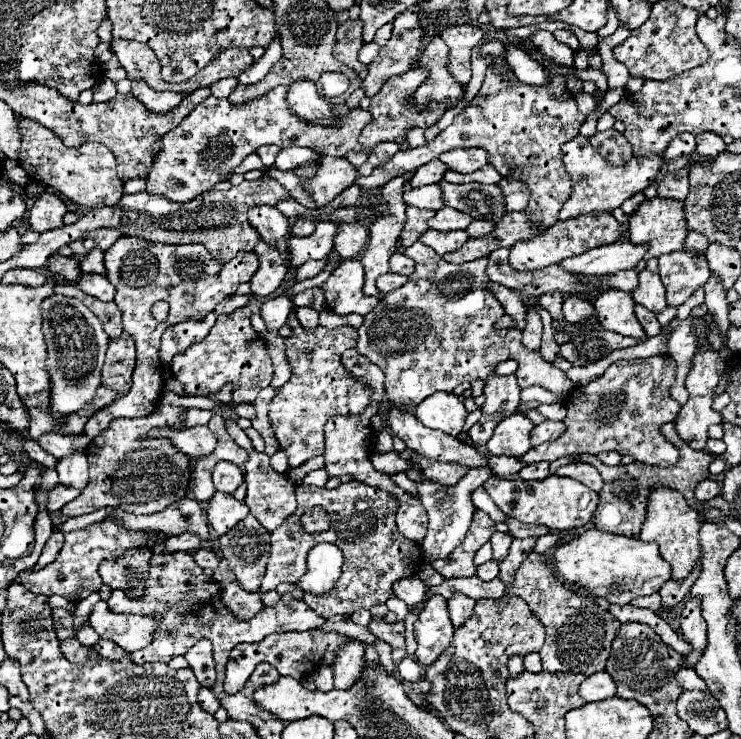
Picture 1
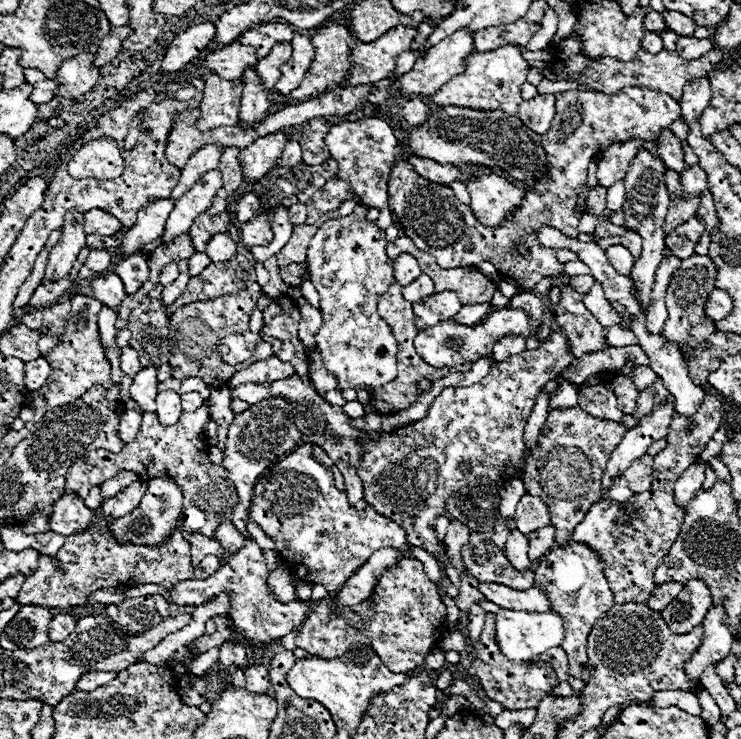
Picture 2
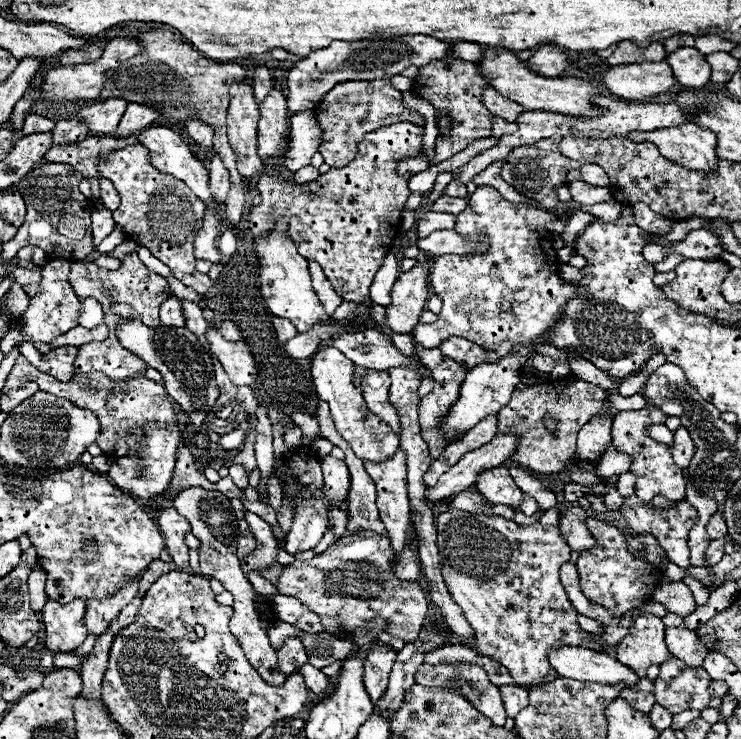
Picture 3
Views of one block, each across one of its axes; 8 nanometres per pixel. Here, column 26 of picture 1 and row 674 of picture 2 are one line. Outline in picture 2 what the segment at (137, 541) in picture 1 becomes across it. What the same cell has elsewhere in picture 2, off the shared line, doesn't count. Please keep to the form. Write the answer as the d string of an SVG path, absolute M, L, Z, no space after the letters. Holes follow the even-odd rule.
M574 544L570 548L554 548L546 556L542 556L540 566L536 568L536 586L548 596L550 610L558 612L560 618L564 620L566 634L560 646L566 650L570 676L588 682L590 680L586 656L588 634L596 620L614 606L614 594L602 572L602 562L584 544Z

